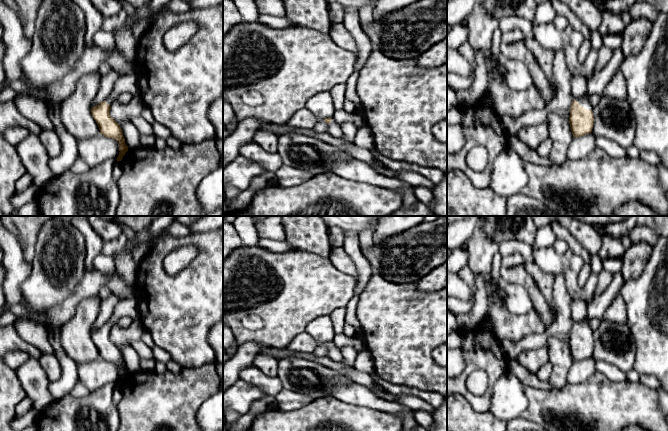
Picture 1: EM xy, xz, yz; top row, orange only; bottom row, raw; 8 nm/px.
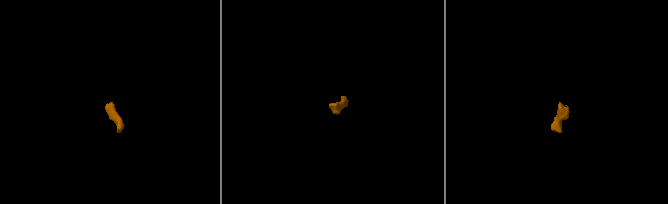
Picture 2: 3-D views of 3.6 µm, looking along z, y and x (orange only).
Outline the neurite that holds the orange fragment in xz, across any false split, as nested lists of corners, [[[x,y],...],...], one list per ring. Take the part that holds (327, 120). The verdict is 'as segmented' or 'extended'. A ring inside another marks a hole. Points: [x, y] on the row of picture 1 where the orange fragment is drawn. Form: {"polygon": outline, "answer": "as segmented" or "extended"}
{"polygon": [[[326,118],[324,121],[328,124],[327,132],[336,137],[342,138],[343,137],[343,126],[336,123],[332,118]]], "answer": "extended"}

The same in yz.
{"polygon": [[[589,94],[574,99],[571,103],[569,123],[574,137],[589,134],[593,129],[593,106],[589,101]]], "answer": "extended"}

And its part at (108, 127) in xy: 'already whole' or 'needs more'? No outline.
needs more

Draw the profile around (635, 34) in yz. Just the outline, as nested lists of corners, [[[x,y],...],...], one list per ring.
[[[645,17],[633,19],[626,25],[620,48],[625,58],[637,55],[641,51],[649,36],[651,26],[652,22]]]

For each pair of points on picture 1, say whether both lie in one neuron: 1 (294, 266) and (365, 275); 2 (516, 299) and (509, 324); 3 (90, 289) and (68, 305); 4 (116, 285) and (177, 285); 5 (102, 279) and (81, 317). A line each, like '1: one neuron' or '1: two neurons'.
1: two neurons
2: two neurons
3: one neuron
4: two neurons
5: two neurons

